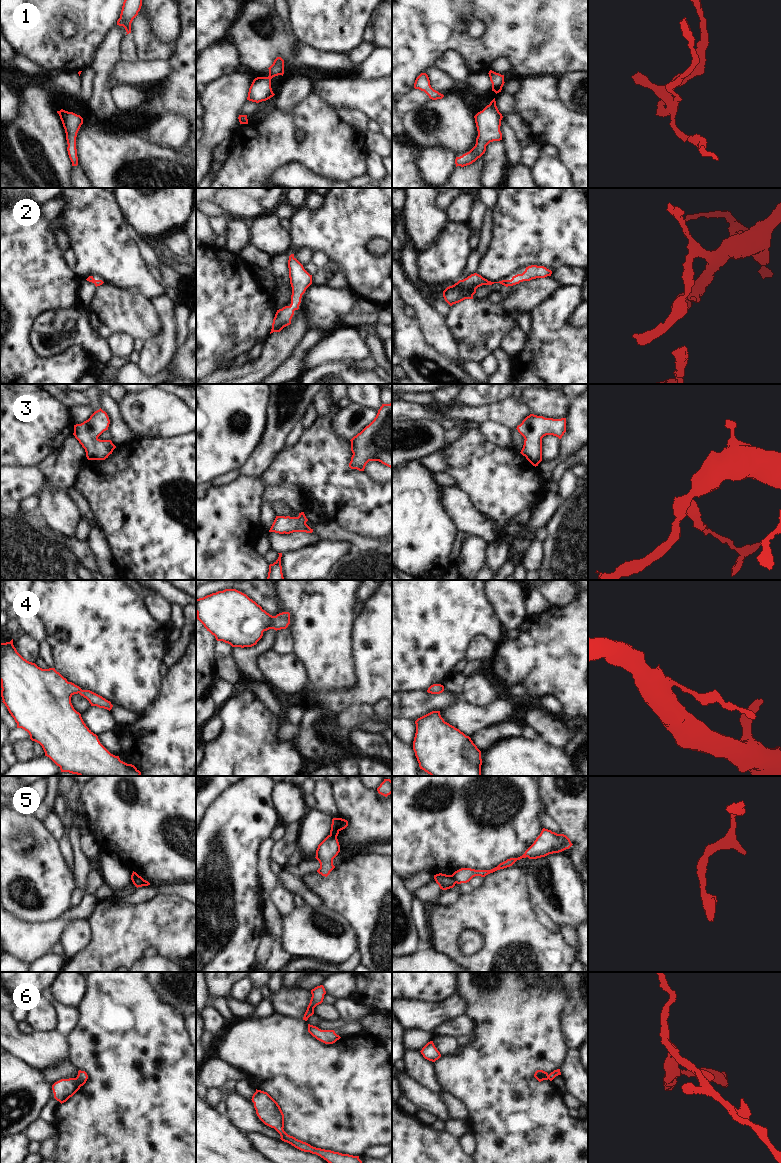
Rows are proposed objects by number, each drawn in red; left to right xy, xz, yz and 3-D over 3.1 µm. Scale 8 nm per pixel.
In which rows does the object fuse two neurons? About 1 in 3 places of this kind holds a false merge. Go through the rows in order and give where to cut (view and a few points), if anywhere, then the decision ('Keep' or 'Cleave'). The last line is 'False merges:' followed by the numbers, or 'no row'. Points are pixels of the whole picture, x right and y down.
1: No split. Keep
2: No split. Keep
3: No split. Keep
4: No split. Keep
5: Split along yz (451, 875), (456, 882). Cleave
6: No split. Keep
False merges: 5

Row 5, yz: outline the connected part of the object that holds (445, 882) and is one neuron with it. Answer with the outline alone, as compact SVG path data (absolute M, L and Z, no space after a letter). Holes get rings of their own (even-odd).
M439 873L434 875L434 879L442 890L453 888L456 884L456 881L452 877L452 875Z

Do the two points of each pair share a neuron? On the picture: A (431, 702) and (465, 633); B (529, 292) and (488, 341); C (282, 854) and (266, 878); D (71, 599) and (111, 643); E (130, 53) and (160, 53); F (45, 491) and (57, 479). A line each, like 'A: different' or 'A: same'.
A: different
B: same
C: different
D: same
E: different
F: different

